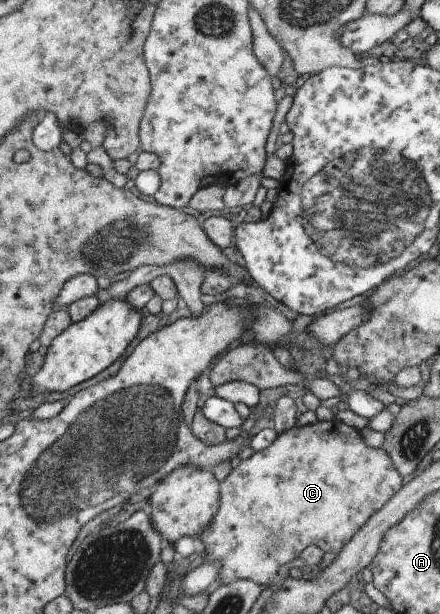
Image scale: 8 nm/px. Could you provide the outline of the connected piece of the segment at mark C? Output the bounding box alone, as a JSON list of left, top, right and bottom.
[197,419,402,590]

